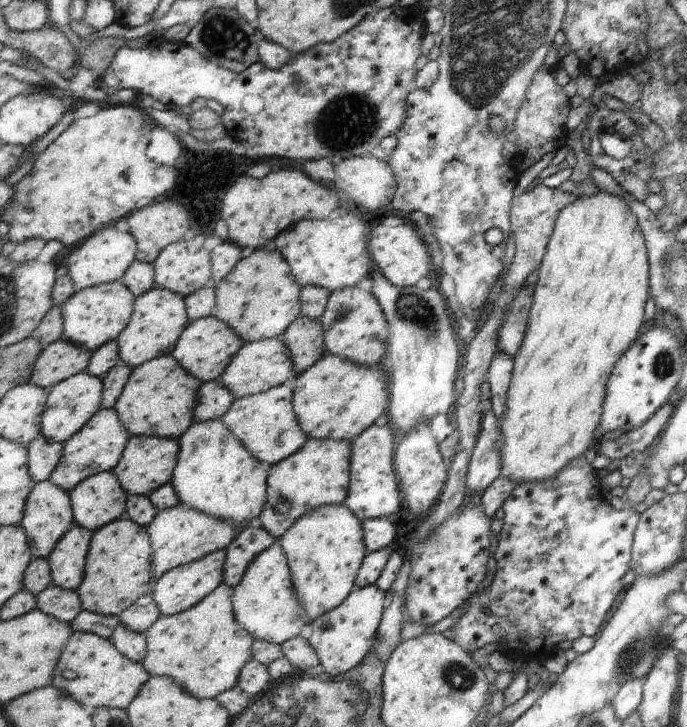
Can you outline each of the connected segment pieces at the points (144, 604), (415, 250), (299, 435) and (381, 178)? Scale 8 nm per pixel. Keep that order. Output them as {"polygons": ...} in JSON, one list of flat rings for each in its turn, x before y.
{"polygons":[[[148,594,139,598,139,601,135,602,131,609,125,610,119,618,128,630,146,634,162,616,153,595]],[[407,224,397,228,393,226,376,226,370,239,371,255,374,256,376,267,391,284,397,287,415,287,421,278,430,277,431,256,423,238]],[[284,384,268,392,237,399,221,420,254,458,265,463,267,467,279,465,279,462,284,462,299,453,299,450,302,450,310,440,299,425,293,403,292,384]],[[373,156,352,157,336,163,337,179,335,186,343,196,349,197,357,205,368,210,379,210,393,203,393,196,398,193,395,174,387,164,387,159,377,160]]]}

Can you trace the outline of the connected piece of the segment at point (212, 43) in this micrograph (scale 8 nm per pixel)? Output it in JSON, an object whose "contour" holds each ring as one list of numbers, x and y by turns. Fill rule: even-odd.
{"contour":[[215,7,210,9,203,19,193,26,192,31,183,42,213,63,235,73,243,73,247,68,261,61,260,38,260,33,255,26,243,18,237,10]]}

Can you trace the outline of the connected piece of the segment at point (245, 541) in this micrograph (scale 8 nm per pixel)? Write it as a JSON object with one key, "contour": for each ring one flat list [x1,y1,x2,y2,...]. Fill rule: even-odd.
{"contour":[[259,524,239,532,234,542,226,549,224,584,233,588,240,586,251,562,277,542,278,539]]}

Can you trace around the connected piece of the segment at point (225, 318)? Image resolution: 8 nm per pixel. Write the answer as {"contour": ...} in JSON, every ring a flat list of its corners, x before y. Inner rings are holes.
{"contour":[[271,246,253,250,216,290,216,314,222,322,233,328,245,342,281,338,289,326,300,318,302,286,287,260]]}

